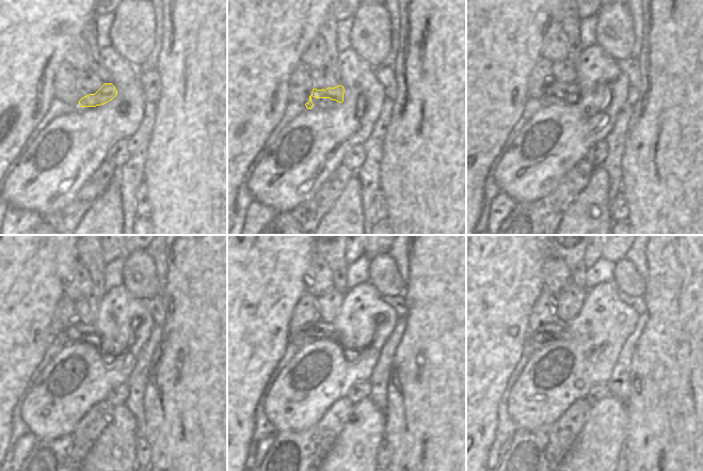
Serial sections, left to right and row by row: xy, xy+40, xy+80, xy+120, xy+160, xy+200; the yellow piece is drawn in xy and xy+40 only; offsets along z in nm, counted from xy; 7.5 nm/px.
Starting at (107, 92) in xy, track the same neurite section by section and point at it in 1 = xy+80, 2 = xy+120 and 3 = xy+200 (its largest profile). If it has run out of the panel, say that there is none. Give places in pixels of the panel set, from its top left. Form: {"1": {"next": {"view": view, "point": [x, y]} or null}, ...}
{"1": {"next": {"view": "xy+80", "point": [555, 91]}}, "2": {"next": {"view": "xy+120", "point": [76, 332]}}, "3": {"next": {"view": "xy+200", "point": [552, 331]}}}

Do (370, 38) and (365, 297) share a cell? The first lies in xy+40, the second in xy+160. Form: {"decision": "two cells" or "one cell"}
{"decision": "two cells"}

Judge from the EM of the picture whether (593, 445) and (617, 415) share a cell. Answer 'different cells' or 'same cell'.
same cell

